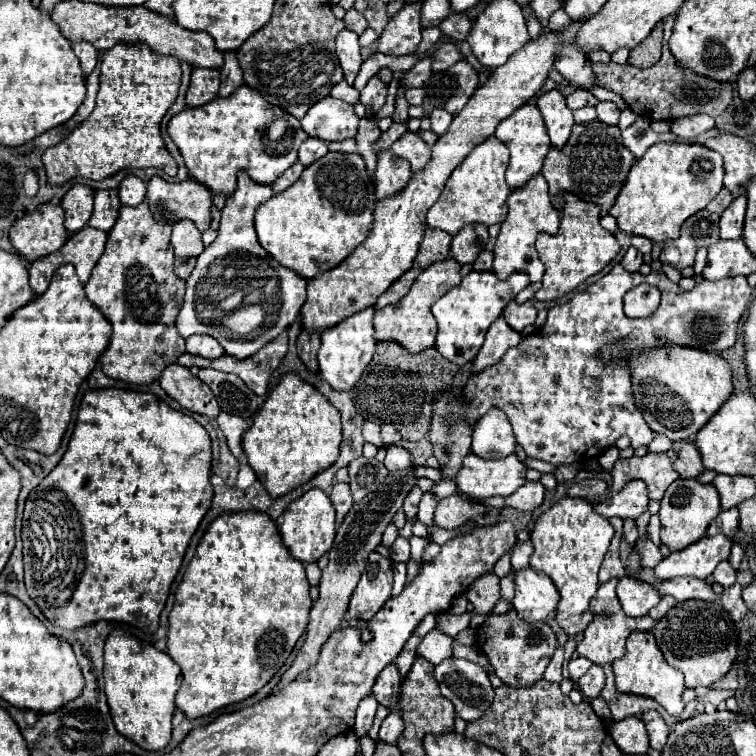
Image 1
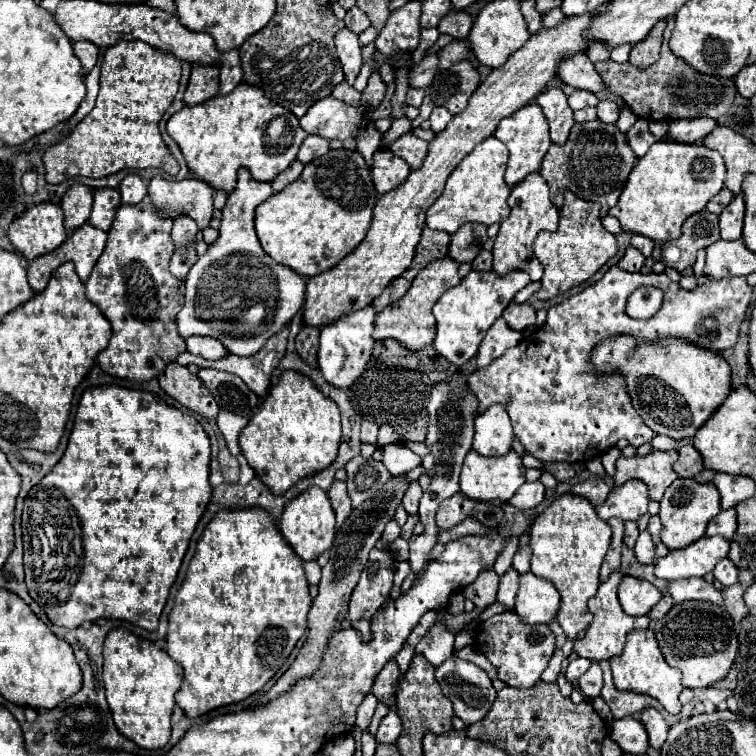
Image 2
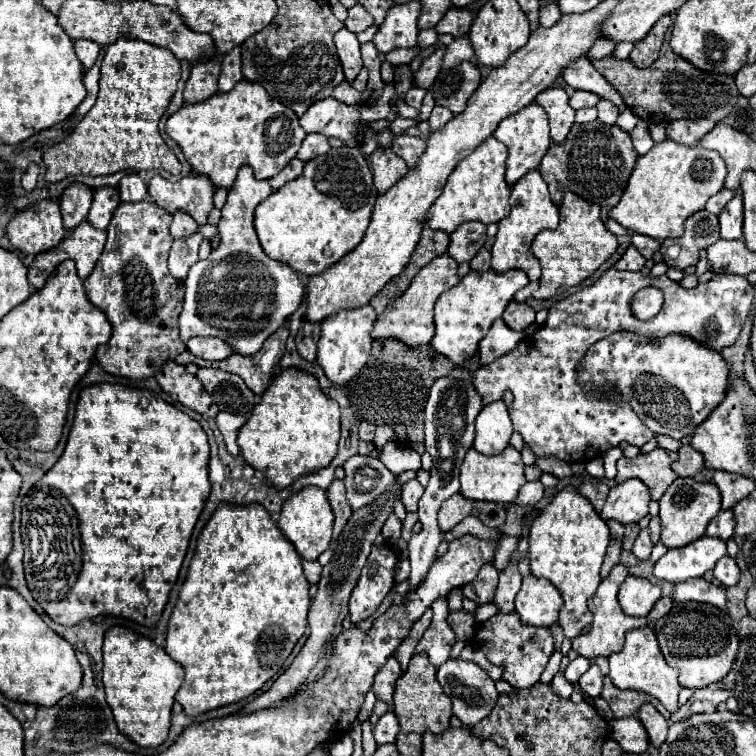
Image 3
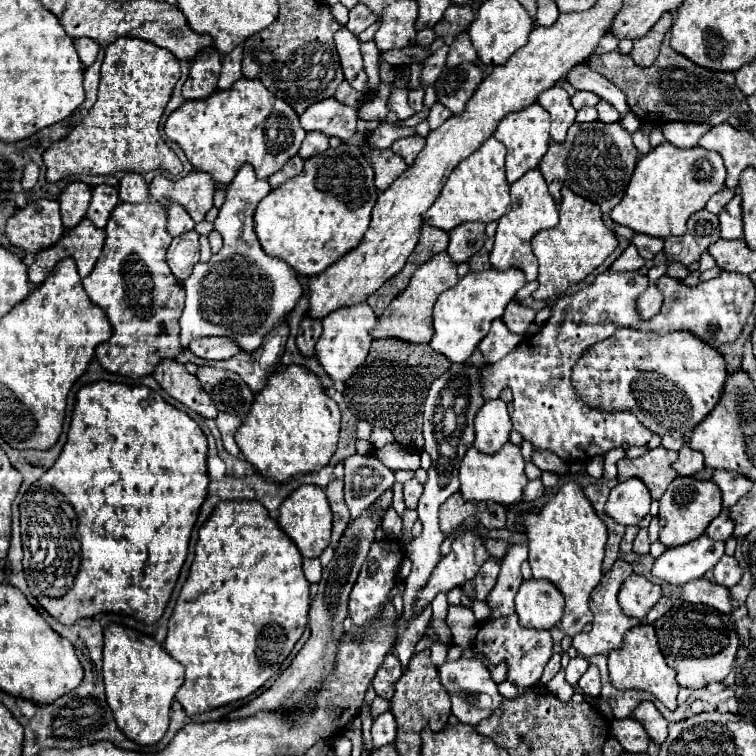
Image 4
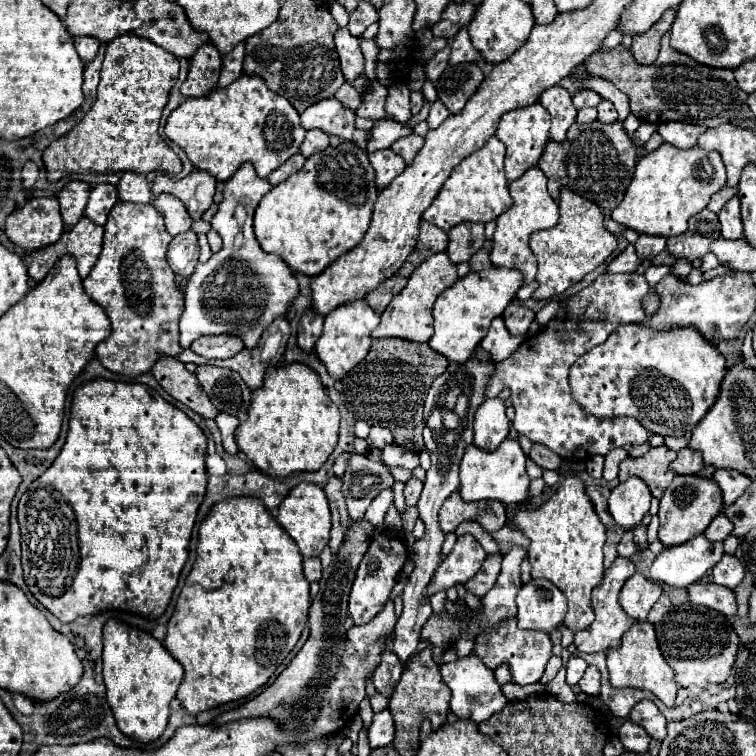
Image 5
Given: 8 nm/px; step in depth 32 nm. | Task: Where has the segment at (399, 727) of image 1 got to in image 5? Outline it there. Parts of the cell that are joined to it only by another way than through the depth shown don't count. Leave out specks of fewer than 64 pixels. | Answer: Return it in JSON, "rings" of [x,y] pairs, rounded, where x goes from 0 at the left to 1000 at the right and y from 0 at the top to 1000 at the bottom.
{"rings":[[[505,939],[500,944],[495,944],[489,966],[487,966],[487,979],[489,979],[489,989],[505,989],[519,984],[521,979],[521,955],[513,939]]]}

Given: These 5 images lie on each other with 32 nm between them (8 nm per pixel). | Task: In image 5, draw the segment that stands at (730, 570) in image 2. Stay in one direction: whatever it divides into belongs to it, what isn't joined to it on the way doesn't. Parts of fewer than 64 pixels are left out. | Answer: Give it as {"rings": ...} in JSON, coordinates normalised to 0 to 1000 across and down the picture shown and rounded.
{"rings":[[[958,733],[955,741],[942,751],[944,772],[974,778],[984,767],[984,749],[971,733]]]}

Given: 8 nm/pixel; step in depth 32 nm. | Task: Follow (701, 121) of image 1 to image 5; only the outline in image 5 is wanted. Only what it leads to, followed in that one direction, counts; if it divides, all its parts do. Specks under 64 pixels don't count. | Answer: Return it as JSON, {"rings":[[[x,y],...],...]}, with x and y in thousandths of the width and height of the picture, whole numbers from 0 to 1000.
{"rings":[[[878,161],[870,167],[870,177],[876,180],[876,185],[884,190],[892,190],[894,196],[918,196],[923,180],[931,172],[934,169],[929,167],[918,167],[907,161]]]}

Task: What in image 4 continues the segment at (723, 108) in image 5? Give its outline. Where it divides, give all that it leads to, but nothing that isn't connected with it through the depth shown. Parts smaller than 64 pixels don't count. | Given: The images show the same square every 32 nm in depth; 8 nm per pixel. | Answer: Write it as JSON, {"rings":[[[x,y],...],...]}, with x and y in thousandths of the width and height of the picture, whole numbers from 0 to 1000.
{"rings":[[[886,45],[878,48],[873,74],[860,90],[847,90],[839,85],[833,71],[823,71],[820,66],[810,66],[802,71],[783,71],[775,85],[794,95],[799,103],[804,103],[812,114],[817,114],[828,130],[833,146],[847,159],[860,159],[862,164],[878,164],[878,161],[921,161],[921,164],[942,164],[950,167],[960,161],[979,140],[979,135],[987,130],[984,122],[974,116],[974,106],[968,95],[944,95],[937,90],[926,90],[907,74],[892,69],[886,63]]]}

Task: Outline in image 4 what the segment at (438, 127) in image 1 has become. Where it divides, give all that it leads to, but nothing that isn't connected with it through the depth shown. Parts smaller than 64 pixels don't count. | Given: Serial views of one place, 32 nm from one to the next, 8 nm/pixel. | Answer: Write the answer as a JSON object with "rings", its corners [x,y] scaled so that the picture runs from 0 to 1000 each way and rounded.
{"rings":[[[574,138],[571,143],[569,143],[569,151],[566,151],[566,164],[569,164],[569,169],[574,172],[574,169],[579,169],[587,159],[593,159],[598,153],[598,148],[590,143],[590,140],[585,140],[585,138]]]}

